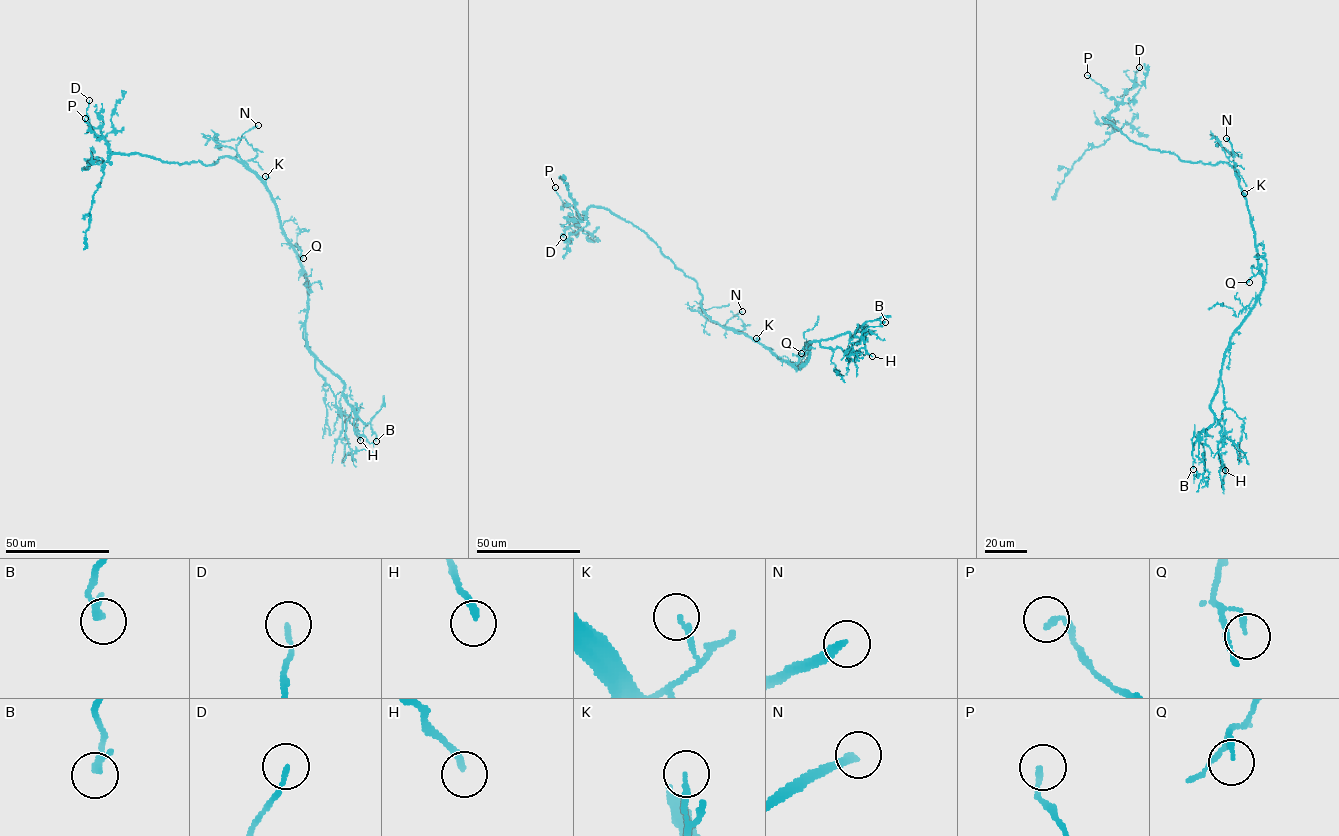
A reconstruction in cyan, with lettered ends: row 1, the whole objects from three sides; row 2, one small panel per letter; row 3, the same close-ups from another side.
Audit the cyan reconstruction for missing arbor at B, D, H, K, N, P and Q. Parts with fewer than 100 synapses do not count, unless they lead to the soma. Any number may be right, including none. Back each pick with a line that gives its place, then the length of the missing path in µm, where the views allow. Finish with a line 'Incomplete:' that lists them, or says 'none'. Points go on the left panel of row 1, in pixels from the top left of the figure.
N: at (258, 125); about 30 µm are missing
Incomplete: N

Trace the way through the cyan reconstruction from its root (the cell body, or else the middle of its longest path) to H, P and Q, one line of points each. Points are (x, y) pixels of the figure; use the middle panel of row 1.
H: (752, 339), (798, 369), (808, 360), (807, 345), (813, 341), (848, 353), (864, 348), (872, 356)
P: (752, 339), (711, 320), (702, 309), (697, 283), (645, 233), (603, 208), (591, 207), (577, 221), (555, 187)
Q: (752, 339), (790, 363), (797, 363), (801, 353)

